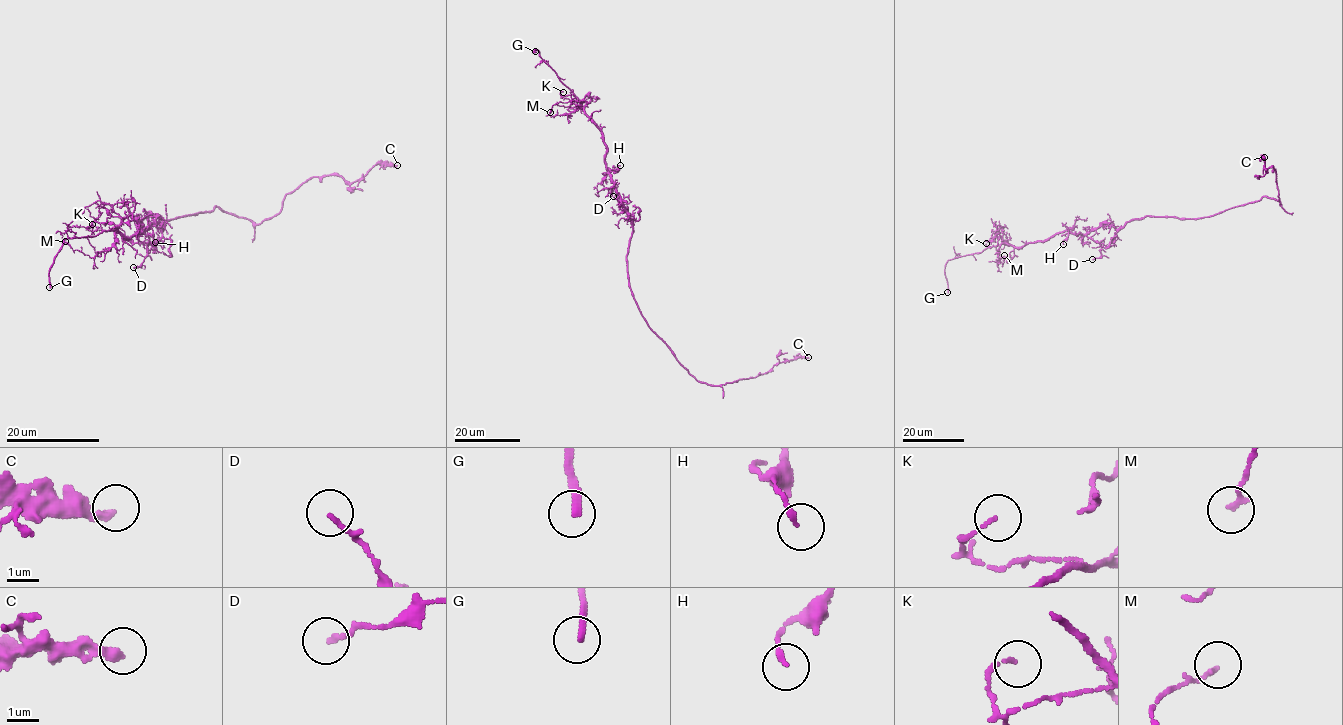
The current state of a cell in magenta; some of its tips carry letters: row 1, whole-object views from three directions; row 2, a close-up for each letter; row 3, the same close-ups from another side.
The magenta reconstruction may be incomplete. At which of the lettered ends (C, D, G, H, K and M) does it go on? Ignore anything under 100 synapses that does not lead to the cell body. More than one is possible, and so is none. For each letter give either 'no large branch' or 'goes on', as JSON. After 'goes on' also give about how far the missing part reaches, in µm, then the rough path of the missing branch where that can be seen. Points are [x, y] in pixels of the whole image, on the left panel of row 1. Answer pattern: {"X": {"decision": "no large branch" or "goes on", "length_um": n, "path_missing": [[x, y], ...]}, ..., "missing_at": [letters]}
{"C": {"decision": "no large branch"}, "D": {"decision": "no large branch"}, "G": {"decision": "goes on", "length_um": 35, "path_missing": [[49, 287], [53, 295], [72, 281], [127, 278], [134, 283]]}, "H": {"decision": "no large branch"}, "K": {"decision": "no large branch"}, "M": {"decision": "no large branch"}, "missing_at": ["G"]}

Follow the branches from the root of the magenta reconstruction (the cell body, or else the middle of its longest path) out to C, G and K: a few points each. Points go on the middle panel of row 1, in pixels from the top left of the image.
C: (627, 264), (628, 287), (641, 314), (698, 380), (714, 385), (731, 383), (765, 374), (776, 364), (808, 357)
G: (627, 264), (633, 226), (607, 168), (603, 133), (538, 50), (535, 51)
K: (627, 264), (633, 226), (607, 168), (603, 133), (574, 95), (561, 96), (563, 92)

